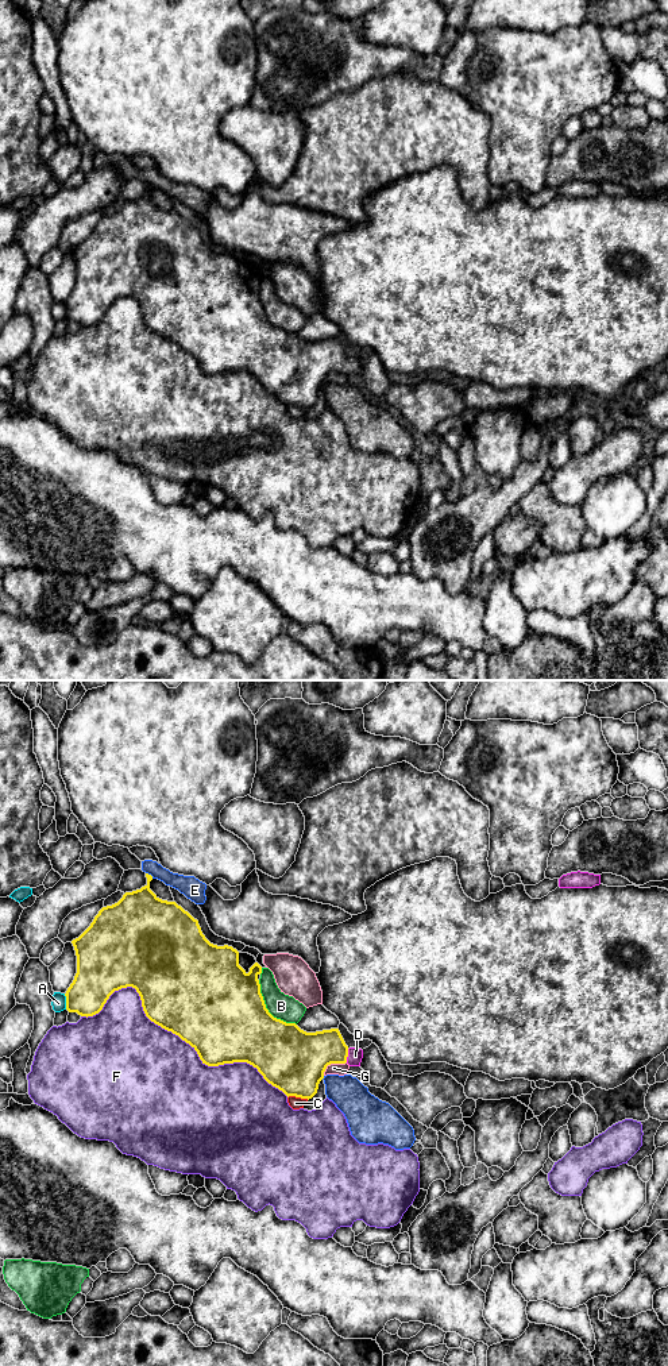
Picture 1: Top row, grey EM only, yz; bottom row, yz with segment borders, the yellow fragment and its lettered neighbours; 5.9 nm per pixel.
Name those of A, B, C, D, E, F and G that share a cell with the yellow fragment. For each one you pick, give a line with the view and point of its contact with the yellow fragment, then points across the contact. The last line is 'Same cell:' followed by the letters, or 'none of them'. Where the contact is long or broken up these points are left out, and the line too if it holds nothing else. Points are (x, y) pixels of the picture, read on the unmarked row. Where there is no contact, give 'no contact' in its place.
D: contact yz (347, 365); way yz (305, 365), (347, 365), (355, 365)
Same cell: D

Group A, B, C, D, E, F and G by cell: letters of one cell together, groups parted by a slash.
A / B / C / D / E / F / G

